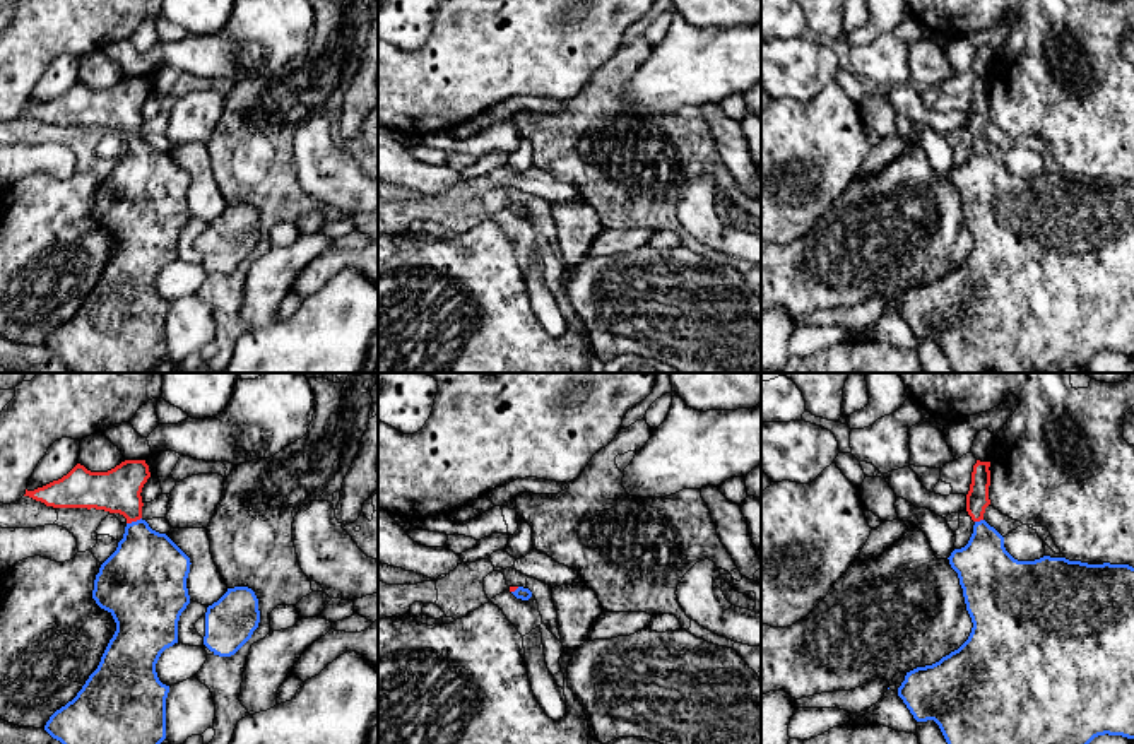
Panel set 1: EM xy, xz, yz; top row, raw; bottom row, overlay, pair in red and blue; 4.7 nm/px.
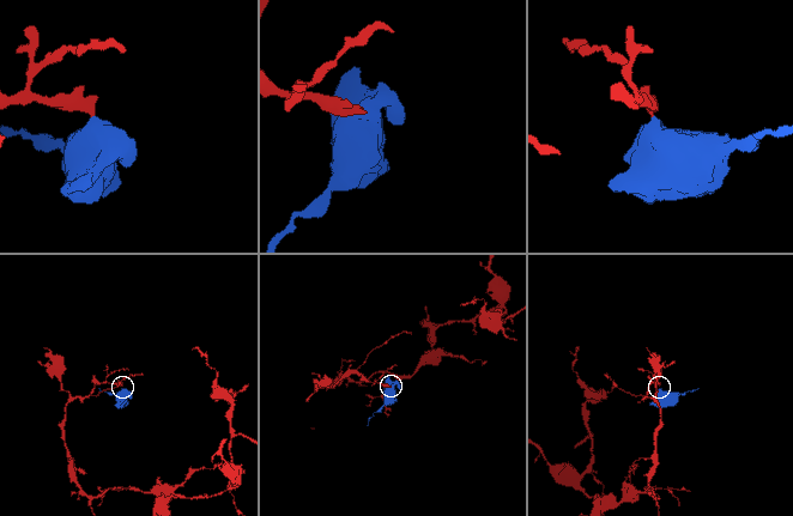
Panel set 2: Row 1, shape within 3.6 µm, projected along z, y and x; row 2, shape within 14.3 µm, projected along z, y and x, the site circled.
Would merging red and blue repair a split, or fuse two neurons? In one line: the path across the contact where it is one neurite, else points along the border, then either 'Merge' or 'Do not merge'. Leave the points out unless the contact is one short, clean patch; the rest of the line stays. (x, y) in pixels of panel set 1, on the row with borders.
Path across: xy (118, 490), (129, 503), (134, 520), (147, 572). Merge

